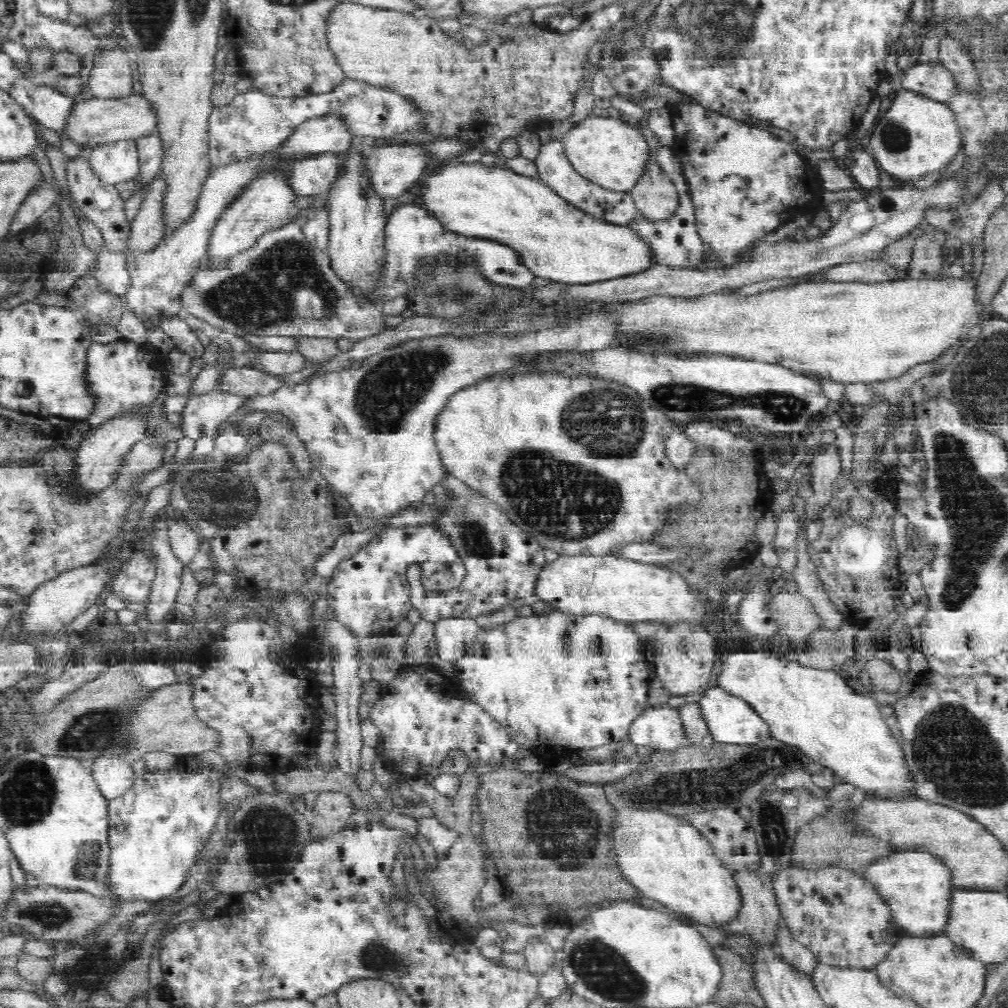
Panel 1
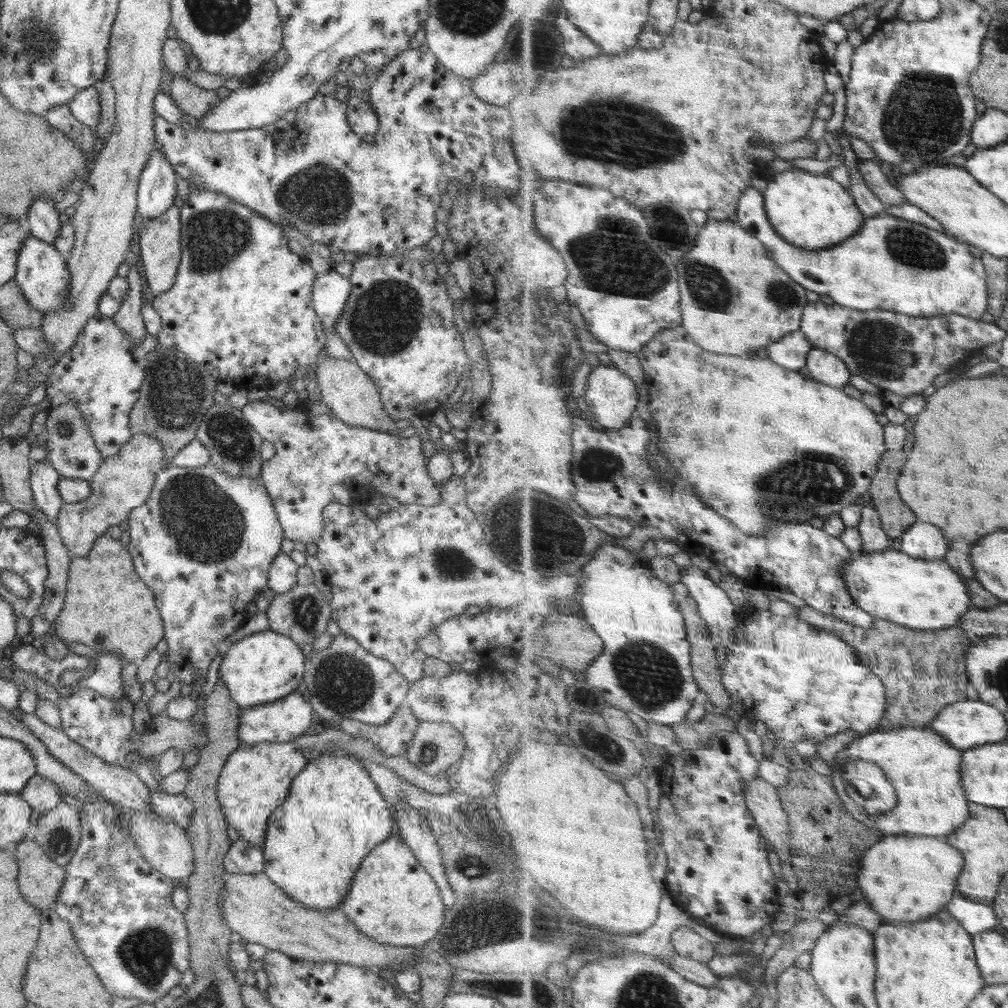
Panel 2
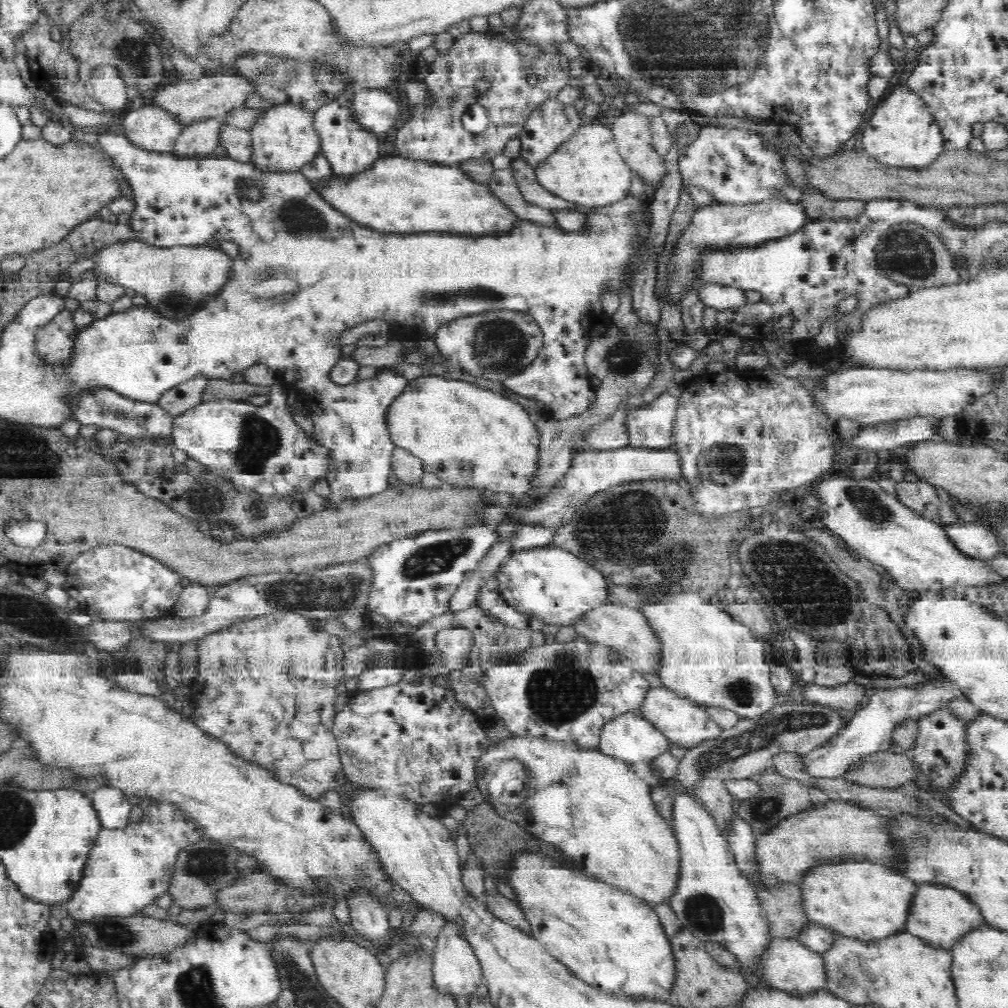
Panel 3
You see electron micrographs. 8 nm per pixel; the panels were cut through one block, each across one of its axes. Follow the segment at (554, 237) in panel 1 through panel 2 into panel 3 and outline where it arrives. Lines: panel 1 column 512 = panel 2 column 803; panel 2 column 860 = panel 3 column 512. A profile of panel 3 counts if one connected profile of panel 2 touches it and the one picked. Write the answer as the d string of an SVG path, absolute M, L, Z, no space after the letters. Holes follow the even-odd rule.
M400 155L386 160L378 159L368 172L362 172L352 180L340 180L334 177L324 190L318 192L344 215L380 232L452 232L466 236L495 237L509 233L524 223L524 219L520 219L520 216L514 213L514 209L508 207L494 193L490 184L468 177L458 164L415 161Z

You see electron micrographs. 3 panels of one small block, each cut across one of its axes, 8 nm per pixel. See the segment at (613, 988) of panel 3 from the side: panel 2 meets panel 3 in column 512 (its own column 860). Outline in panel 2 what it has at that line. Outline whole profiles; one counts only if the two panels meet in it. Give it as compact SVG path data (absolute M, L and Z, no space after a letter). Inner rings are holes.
M886 835L880 842L871 846L862 859L863 870L859 872L860 891L863 892L864 898L872 903L874 910L885 918L885 922L918 922L933 918L939 912L944 911L958 892L959 878L963 874L964 867L967 864L964 853L959 848L956 848L954 844L951 844L947 837L926 835Z

